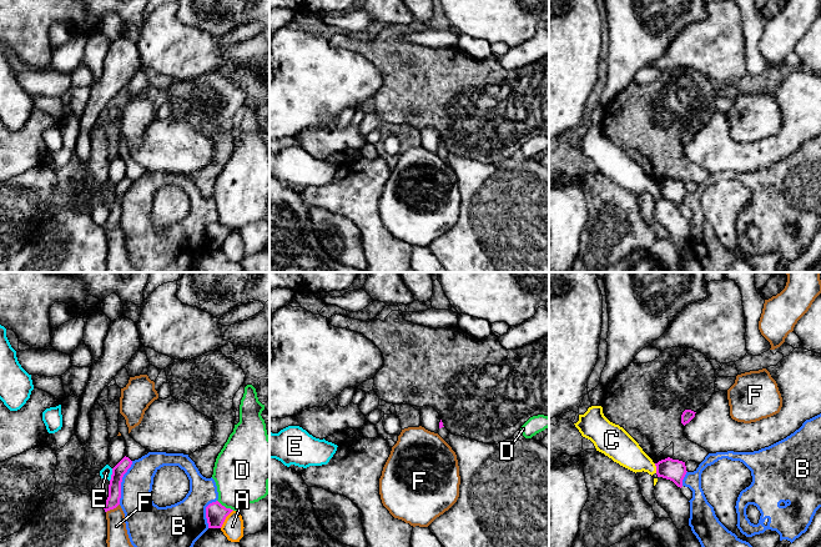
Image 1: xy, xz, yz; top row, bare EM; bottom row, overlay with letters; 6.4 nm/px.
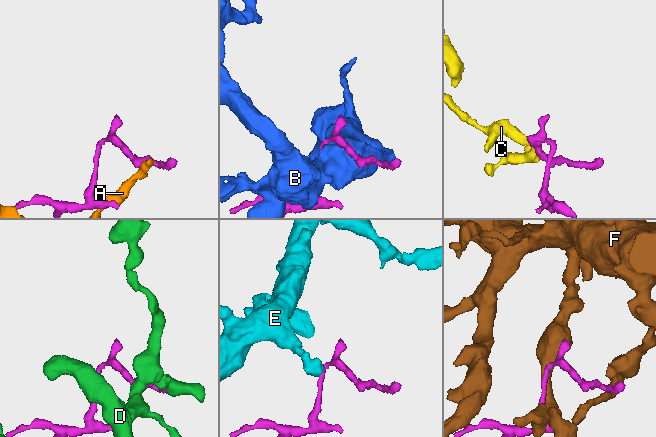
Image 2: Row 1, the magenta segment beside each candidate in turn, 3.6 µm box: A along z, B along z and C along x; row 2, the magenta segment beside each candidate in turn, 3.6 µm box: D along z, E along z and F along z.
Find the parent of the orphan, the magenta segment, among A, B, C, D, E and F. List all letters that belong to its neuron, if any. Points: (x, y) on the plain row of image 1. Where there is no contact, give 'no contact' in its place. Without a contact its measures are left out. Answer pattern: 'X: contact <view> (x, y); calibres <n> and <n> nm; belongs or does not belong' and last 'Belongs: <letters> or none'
A: contact xy (225, 239); calibres 140 and 140 nm; does not belong
B: contact xy (121, 201); calibres 90 and 220 nm; does not belong
C: contact yz (656, 189); calibres 140 and 190 nm; does not belong
D: contact xy (225, 227); calibres 140 and 360 nm; does not belong
E: contact xy (111, 195); calibres 90 and 70 nm; does not belong
F: contact xy (112, 229); calibres 90 and 160 nm; does not belong
Belongs: none

